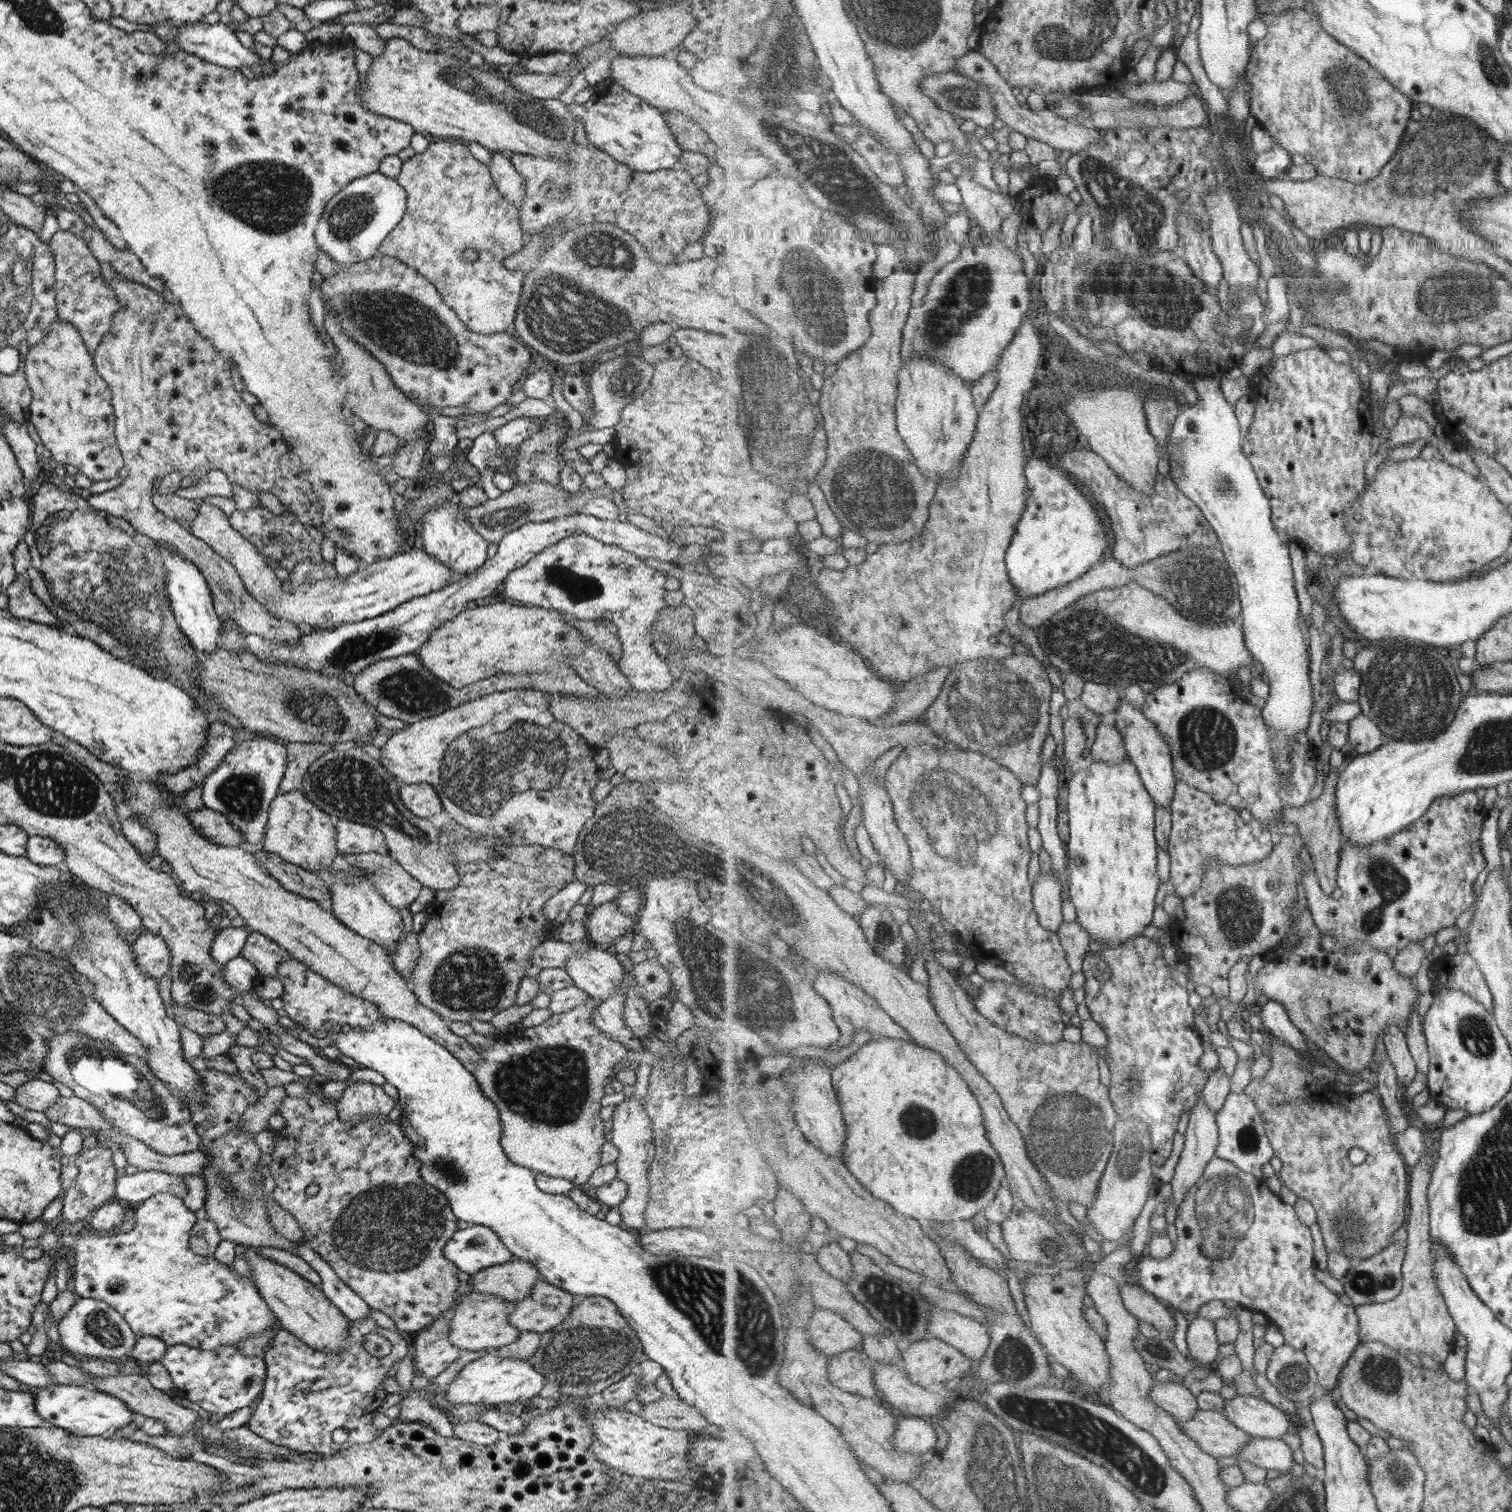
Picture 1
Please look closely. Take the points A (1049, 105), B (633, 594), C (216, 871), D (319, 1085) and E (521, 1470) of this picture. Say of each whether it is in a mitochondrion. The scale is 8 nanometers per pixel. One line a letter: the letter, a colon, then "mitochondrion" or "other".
A: other
B: mitochondrion
C: other
D: other
E: other

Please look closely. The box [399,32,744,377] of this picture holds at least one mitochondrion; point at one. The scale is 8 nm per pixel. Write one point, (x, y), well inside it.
(564, 316)

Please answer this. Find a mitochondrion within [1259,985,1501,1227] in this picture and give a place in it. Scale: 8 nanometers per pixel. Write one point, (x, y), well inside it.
(1474, 1033)

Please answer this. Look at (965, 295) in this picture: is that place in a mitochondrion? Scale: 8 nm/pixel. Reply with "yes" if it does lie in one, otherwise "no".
yes

